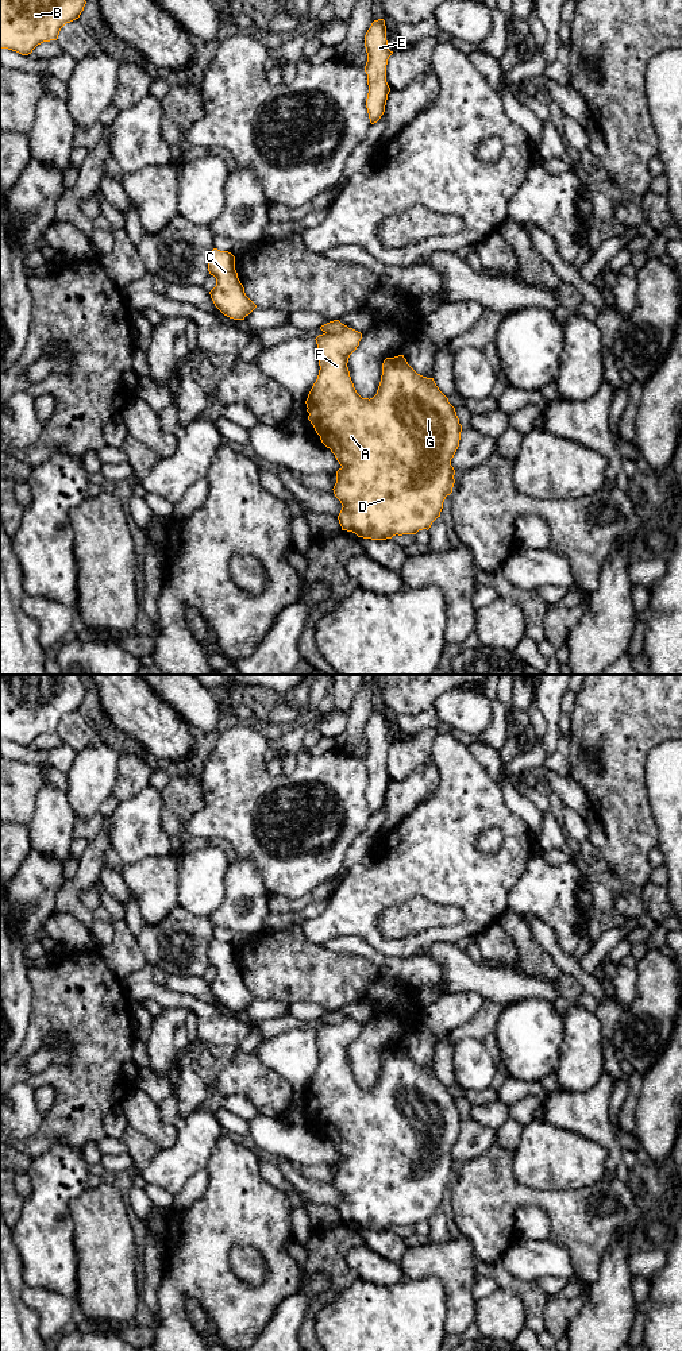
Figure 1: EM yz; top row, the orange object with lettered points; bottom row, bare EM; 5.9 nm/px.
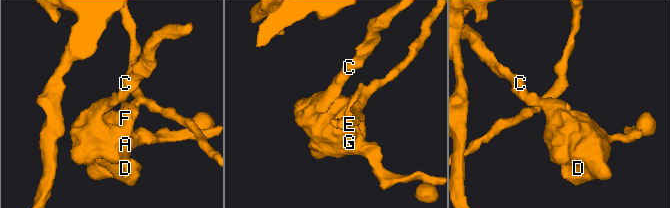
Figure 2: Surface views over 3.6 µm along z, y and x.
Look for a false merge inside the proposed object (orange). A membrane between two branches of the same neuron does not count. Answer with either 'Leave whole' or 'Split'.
Split

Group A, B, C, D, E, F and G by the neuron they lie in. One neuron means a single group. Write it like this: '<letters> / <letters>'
A B C D F G / E

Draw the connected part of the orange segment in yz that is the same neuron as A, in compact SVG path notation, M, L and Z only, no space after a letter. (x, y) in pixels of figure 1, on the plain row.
M352 1019L323 1024L315 1030L320 1061L305 1092L308 1111L321 1134L331 1140L342 1157L336 1162L336 1174L332 1180L343 1197L338 1207L342 1221L371 1231L416 1225L419 1221L428 1221L440 1208L443 1193L452 1184L455 1161L451 1150L459 1138L462 1116L455 1099L439 1081L434 1069L417 1065L404 1046L384 1051L377 1085L370 1091L362 1089L354 1078L347 1058L348 1049L359 1037L361 1030L362 1024Z

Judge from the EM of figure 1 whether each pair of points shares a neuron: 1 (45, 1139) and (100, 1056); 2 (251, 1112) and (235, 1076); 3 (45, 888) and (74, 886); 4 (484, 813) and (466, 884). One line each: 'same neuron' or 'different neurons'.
1: same neuron
2: different neurons
3: different neurons
4: same neuron

